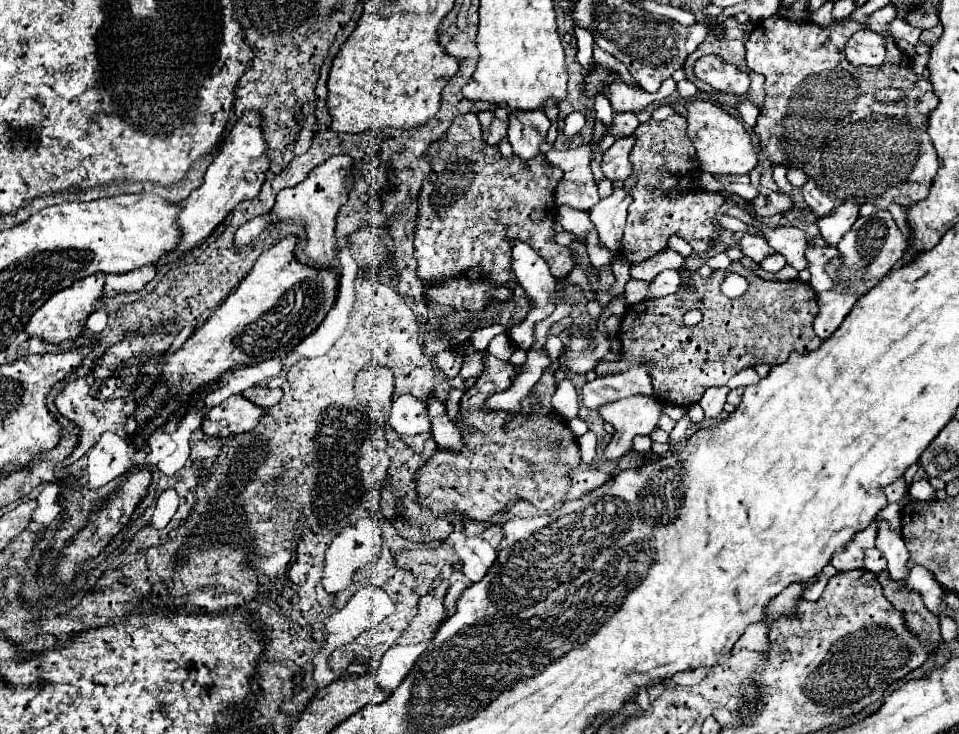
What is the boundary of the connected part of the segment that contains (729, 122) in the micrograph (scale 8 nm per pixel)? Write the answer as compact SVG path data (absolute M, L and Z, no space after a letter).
M694 97L686 107L688 107L688 117L686 117L688 129L686 131L696 149L700 171L732 177L732 175L746 175L756 167L758 157L750 141L750 133L744 129L744 125L734 115L730 115L716 101L706 99L706 97Z

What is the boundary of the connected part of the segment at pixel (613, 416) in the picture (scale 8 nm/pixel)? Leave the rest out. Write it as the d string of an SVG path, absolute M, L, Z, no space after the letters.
M634 395L622 401L614 401L598 409L604 421L610 421L616 429L612 441L604 450L604 457L616 460L632 449L636 435L650 435L662 415L662 407L654 397Z

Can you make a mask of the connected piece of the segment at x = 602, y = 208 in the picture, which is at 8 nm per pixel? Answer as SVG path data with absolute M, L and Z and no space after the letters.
M614 189L614 193L606 199L602 199L594 209L590 209L590 219L594 227L600 233L600 247L612 251L612 255L618 253L622 247L622 233L626 223L626 209L630 205L630 195L624 193L624 189Z

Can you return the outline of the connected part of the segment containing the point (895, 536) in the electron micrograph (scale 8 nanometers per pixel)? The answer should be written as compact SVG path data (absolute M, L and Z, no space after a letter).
M880 523L878 537L876 537L876 549L884 555L888 561L888 573L894 581L902 581L908 575L908 549L902 541L900 531L894 531L888 527L888 523Z

